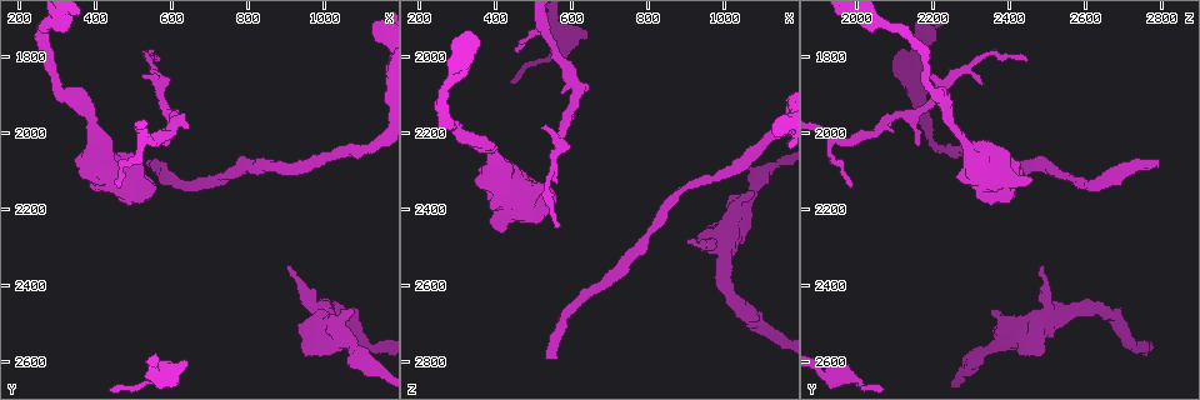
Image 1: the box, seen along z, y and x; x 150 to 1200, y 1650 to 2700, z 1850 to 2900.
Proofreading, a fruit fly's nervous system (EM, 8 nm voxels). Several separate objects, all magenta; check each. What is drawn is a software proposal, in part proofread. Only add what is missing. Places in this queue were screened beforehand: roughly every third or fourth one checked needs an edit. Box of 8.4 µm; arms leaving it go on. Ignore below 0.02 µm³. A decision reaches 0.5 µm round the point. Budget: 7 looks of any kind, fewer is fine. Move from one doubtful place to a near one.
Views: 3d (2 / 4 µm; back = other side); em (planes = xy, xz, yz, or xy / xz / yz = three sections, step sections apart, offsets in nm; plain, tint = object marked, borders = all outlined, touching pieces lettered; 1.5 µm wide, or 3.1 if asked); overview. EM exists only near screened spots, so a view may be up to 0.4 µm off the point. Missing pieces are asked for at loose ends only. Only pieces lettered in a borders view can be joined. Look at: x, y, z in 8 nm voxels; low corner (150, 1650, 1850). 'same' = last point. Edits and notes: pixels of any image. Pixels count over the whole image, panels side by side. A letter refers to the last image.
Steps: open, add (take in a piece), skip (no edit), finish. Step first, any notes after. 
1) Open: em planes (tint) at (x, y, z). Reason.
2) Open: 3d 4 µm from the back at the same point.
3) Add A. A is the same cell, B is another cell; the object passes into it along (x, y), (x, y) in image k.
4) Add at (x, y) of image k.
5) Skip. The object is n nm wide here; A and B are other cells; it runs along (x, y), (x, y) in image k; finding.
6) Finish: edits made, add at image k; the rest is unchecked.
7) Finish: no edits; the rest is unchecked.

Open: em planes (borders) at (905, 2355, 2485). Branch stops here.

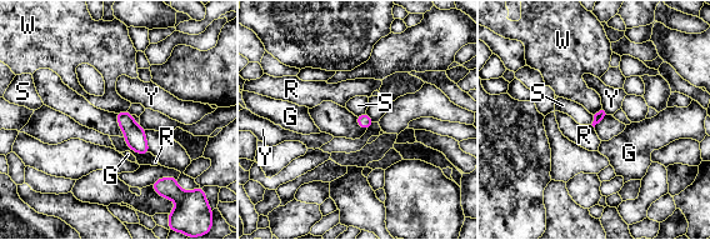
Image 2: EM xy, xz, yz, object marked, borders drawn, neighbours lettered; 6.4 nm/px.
Skip. G, R, S, W and Y are other cells; a border runs along (365, 111), (356, 116) in image 2; no lettered piece goes on from it.

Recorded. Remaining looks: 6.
Open: em xz step 4 (borders) at (1075, 2470, 2350). Thick end.

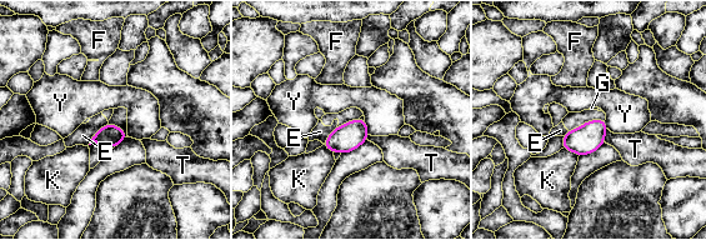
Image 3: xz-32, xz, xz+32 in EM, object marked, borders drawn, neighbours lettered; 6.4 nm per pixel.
Skip. E, F, G, K, T and Y are other cells; none of them fits.

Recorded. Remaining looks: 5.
Open: em xy step 4 (borders) at (455, 2140, 1985).

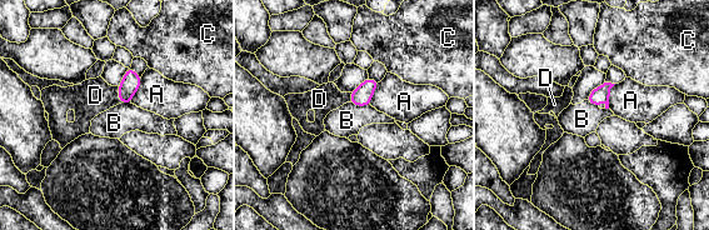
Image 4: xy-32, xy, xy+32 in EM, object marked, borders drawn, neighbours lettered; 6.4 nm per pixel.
Skip. A, B, C and D are other cells; no lettered piece goes on from it.

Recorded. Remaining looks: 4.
Finish: no edits; the rest is unchecked.

